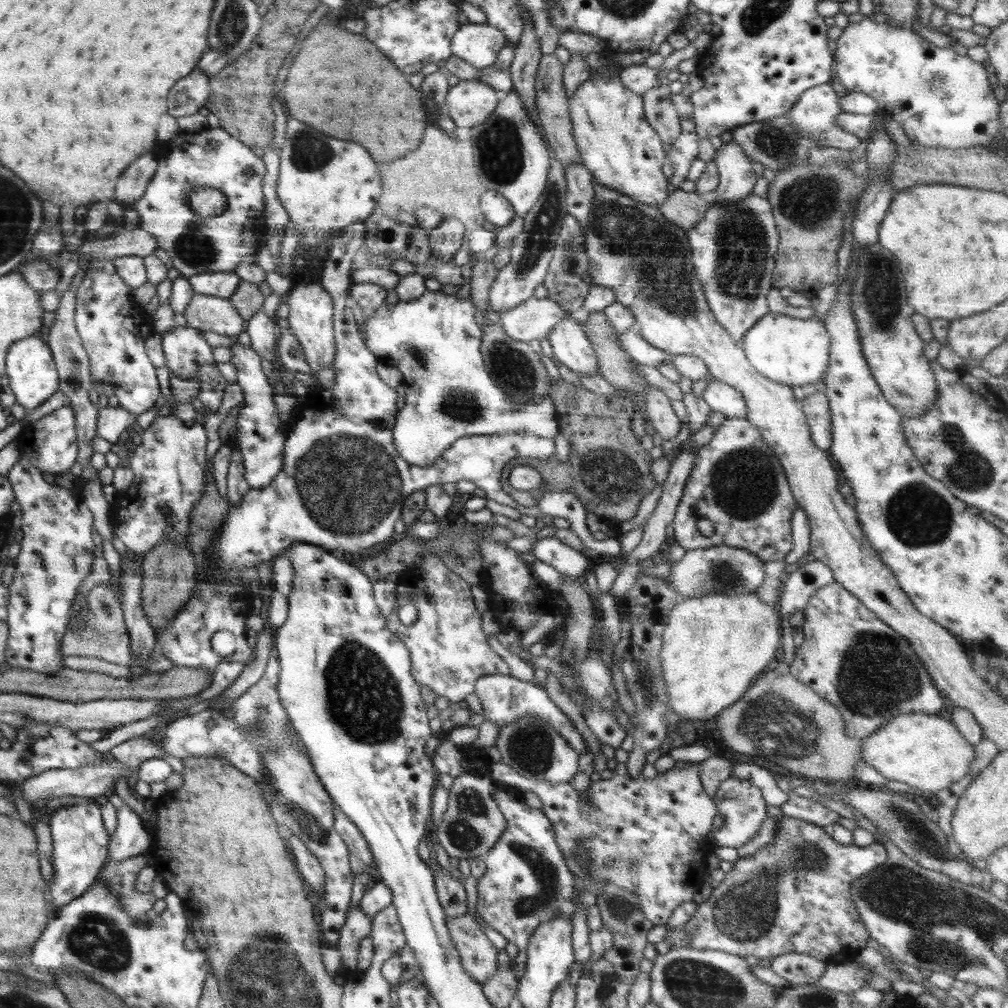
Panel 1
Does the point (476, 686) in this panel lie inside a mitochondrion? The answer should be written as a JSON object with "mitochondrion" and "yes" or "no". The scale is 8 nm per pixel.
{"mitochondrion":"no"}

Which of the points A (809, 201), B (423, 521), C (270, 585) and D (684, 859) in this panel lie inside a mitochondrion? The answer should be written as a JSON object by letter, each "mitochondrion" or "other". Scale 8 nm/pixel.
{"A":"mitochondrion","B":"other","C":"other","D":"other"}

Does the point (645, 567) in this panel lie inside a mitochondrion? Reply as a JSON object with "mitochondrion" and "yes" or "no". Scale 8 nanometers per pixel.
{"mitochondrion":"no"}

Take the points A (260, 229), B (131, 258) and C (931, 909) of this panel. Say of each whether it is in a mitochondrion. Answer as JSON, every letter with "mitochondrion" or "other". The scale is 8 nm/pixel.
{"A":"other","B":"other","C":"mitochondrion"}

